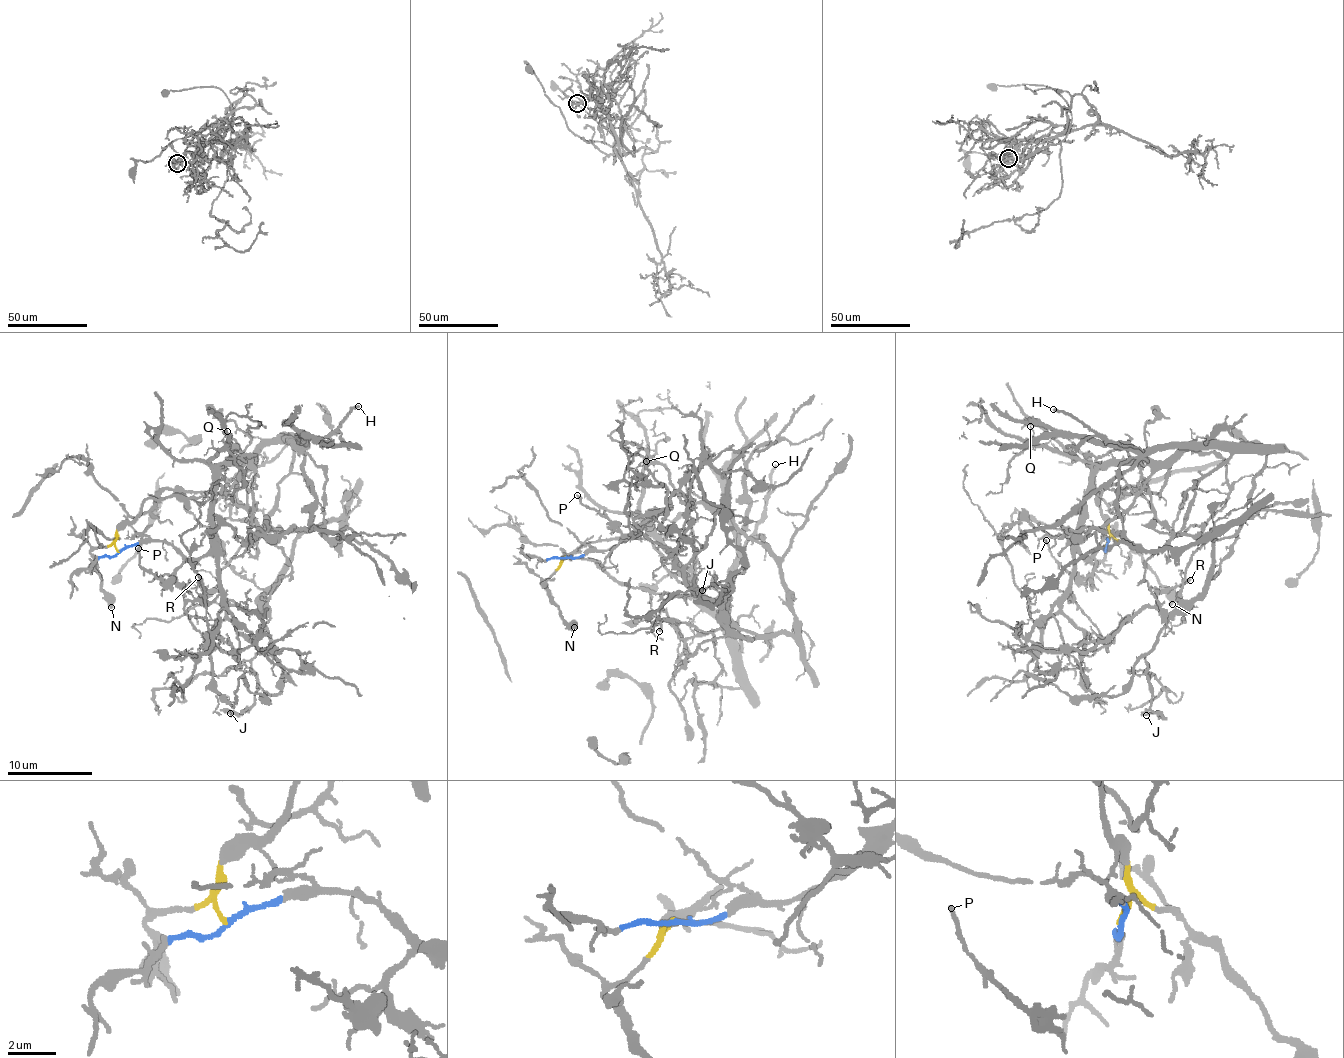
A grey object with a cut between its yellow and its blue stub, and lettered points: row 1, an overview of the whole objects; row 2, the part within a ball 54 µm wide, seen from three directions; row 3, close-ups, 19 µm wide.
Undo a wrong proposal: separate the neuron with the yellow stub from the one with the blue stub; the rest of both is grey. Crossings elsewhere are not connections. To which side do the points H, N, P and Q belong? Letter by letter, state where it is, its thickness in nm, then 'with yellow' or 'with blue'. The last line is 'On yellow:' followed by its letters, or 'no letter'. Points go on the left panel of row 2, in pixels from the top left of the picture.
H: (358, 406) | 220 nm | with blue
N: (111, 607) | 550 nm | with yellow
P: (138, 548) | 160 nm | with blue
Q: (227, 431) | 90 nm | with blue
On yellow: N

